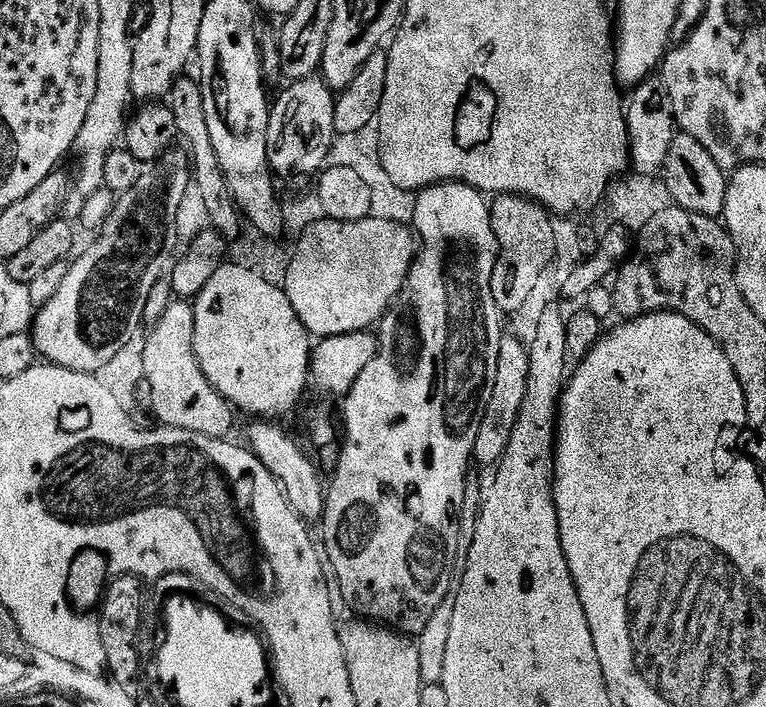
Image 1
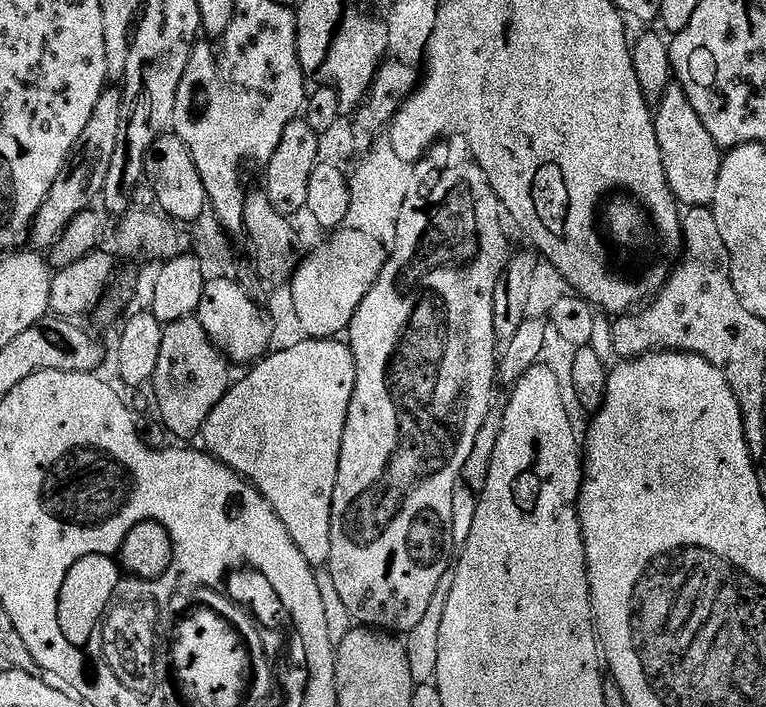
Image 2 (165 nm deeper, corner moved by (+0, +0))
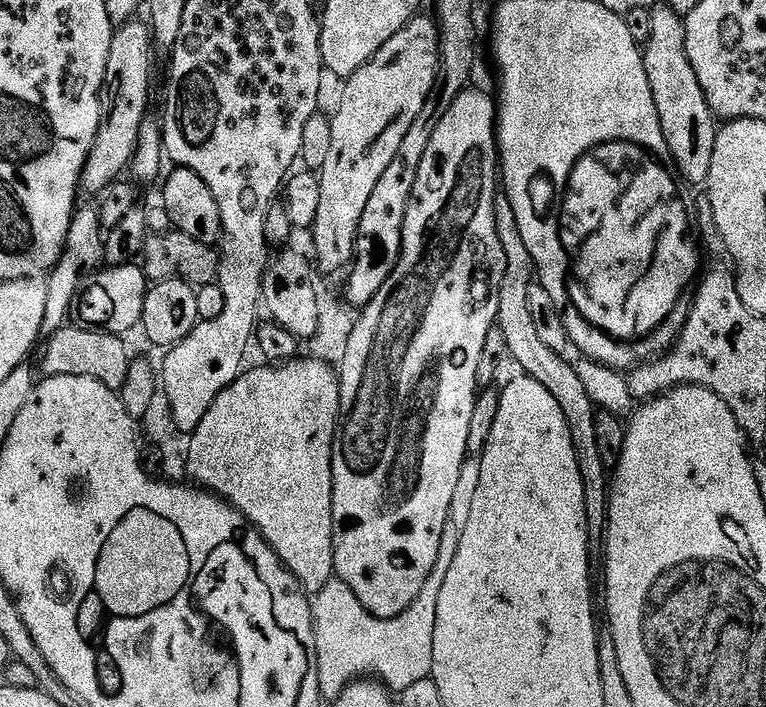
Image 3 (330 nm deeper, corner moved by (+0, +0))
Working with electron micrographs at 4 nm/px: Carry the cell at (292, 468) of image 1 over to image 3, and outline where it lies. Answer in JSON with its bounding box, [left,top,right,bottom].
[187,358,340,594]

